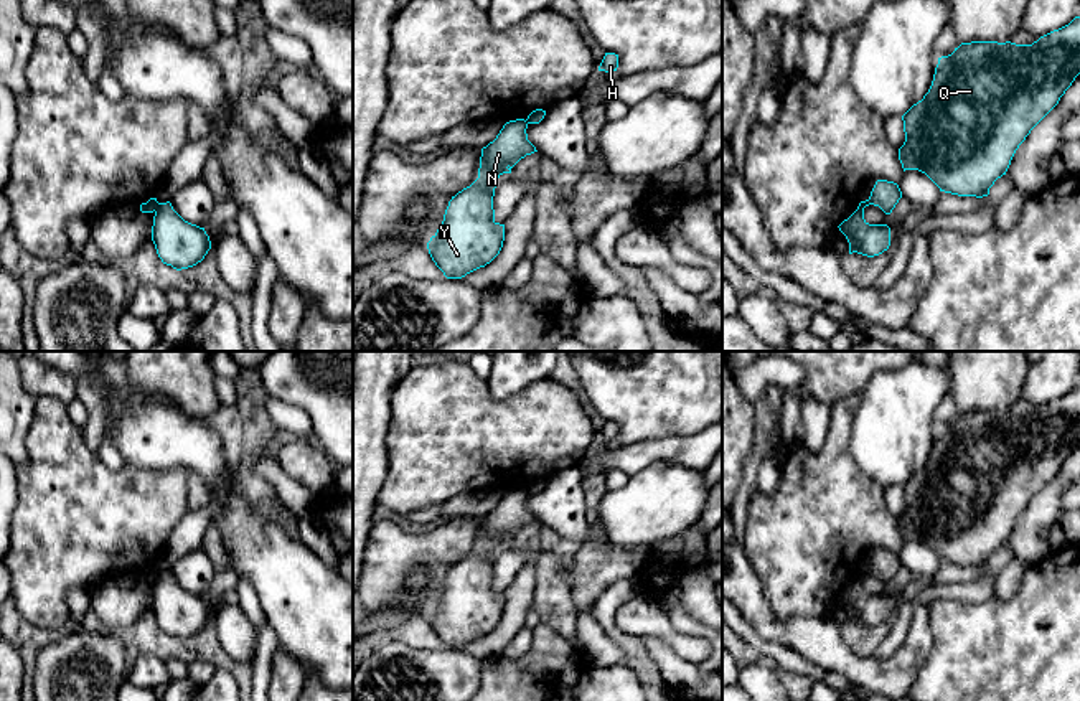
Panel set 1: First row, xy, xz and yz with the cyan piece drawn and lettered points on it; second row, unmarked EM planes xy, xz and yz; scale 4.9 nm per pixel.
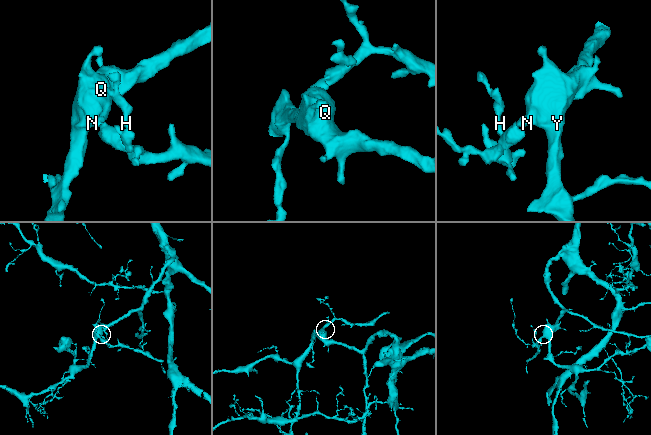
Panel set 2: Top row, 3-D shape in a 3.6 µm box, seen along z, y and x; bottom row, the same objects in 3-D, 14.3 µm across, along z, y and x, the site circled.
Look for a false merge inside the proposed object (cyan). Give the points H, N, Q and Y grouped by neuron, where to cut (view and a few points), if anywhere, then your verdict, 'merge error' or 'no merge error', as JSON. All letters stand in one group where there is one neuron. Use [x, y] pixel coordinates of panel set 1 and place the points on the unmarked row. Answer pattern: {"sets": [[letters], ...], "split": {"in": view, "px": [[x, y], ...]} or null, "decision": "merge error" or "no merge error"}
{"sets": [["H"], ["N", "Q", "Y"]], "split": {"in": "xy", "px": [[159, 573], [154, 579]]}, "decision": "merge error"}

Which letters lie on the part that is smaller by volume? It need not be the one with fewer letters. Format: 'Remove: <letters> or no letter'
Remove: H

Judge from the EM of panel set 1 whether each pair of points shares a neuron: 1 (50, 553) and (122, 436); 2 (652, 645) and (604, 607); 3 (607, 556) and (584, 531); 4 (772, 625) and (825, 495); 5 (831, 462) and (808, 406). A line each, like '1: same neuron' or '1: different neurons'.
1: different neurons
2: different neurons
3: different neurons
4: different neurons
5: different neurons

